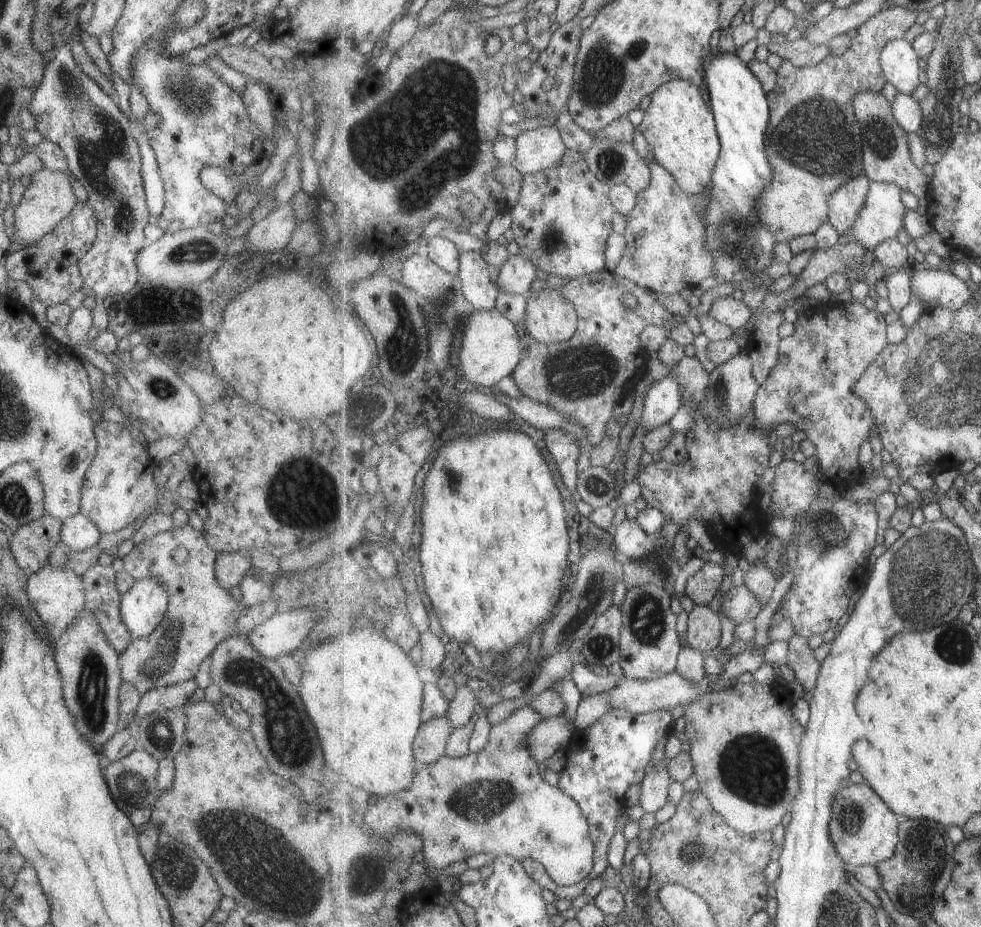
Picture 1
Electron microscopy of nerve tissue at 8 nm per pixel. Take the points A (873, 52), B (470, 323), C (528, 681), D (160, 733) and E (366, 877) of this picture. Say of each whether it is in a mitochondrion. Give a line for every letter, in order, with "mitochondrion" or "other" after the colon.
A: other
B: mitochondrion
C: other
D: mitochondrion
E: mitochondrion

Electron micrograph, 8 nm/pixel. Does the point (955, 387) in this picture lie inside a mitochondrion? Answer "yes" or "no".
yes

